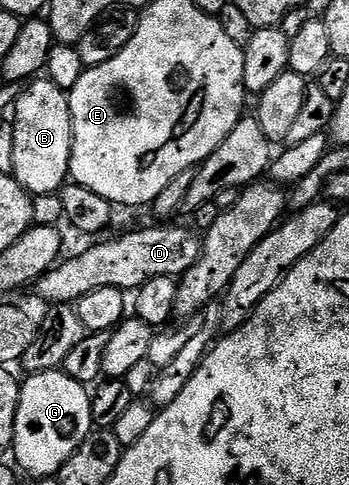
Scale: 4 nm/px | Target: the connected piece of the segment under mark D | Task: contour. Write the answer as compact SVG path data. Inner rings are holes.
M172 224L156 225L160 226L132 230L121 238L112 238L109 242L100 242L82 251L80 258L61 261L40 277L38 289L41 296L48 304L75 304L82 296L98 288L135 292L142 284L146 284L146 280L154 280L158 276L179 279L200 259L201 239L191 229L188 231L180 226L168 226Z

